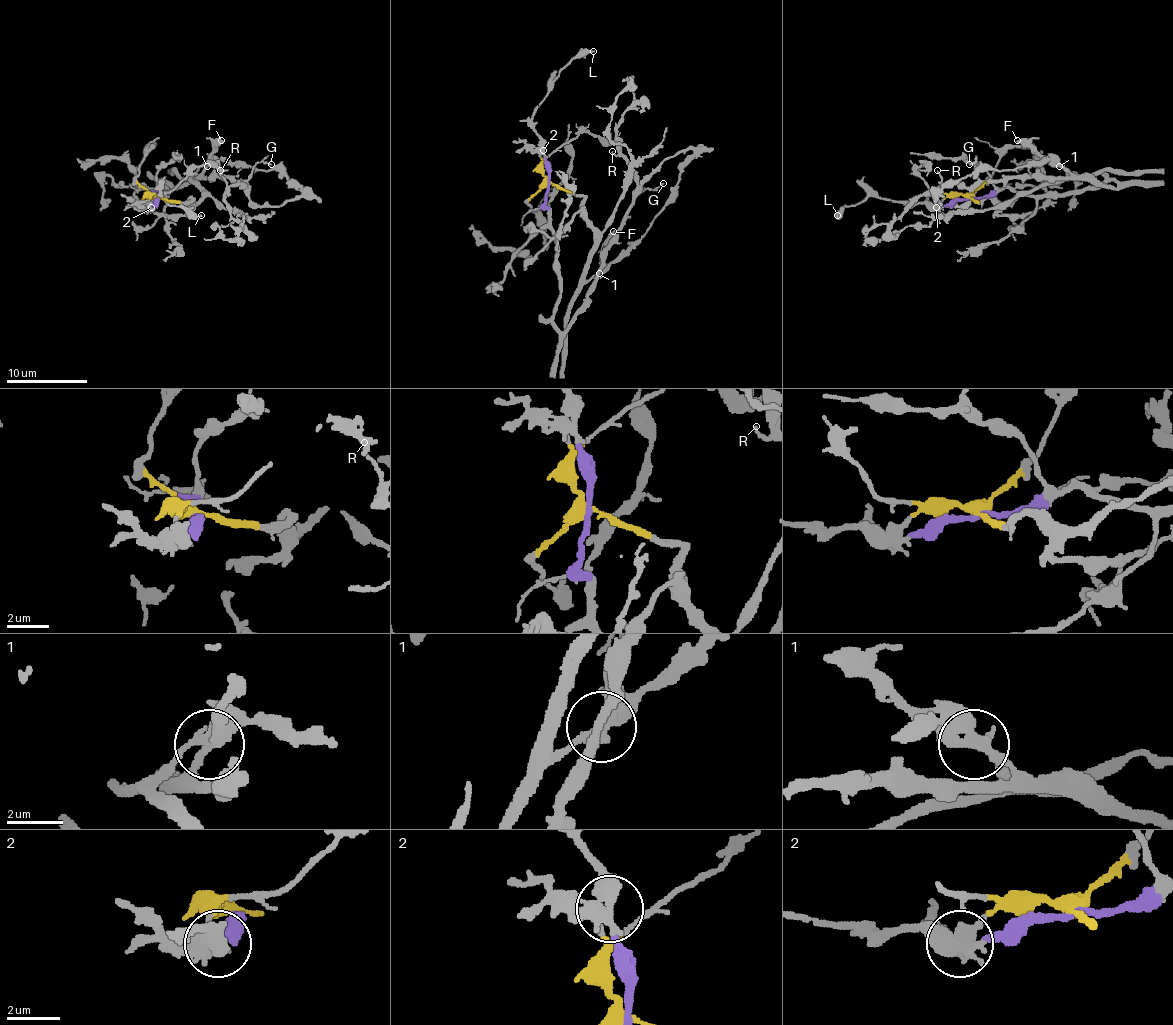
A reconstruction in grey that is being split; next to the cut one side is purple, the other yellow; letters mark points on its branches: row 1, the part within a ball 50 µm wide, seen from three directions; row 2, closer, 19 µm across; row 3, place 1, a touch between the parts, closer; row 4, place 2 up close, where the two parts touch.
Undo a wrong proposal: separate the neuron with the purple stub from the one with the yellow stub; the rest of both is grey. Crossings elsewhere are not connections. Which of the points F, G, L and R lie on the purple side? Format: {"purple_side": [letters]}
{"purple_side": ["F", "G", "L", "R"]}

